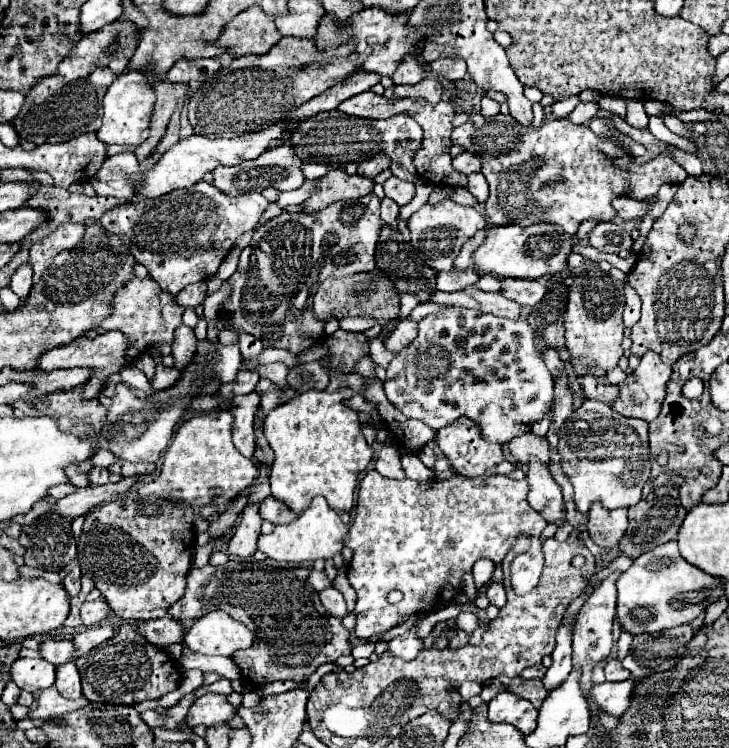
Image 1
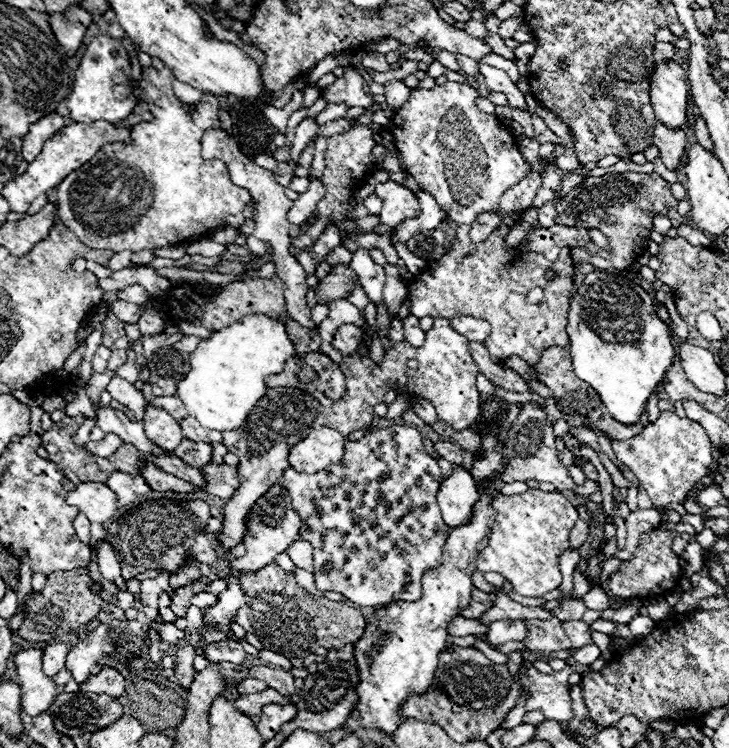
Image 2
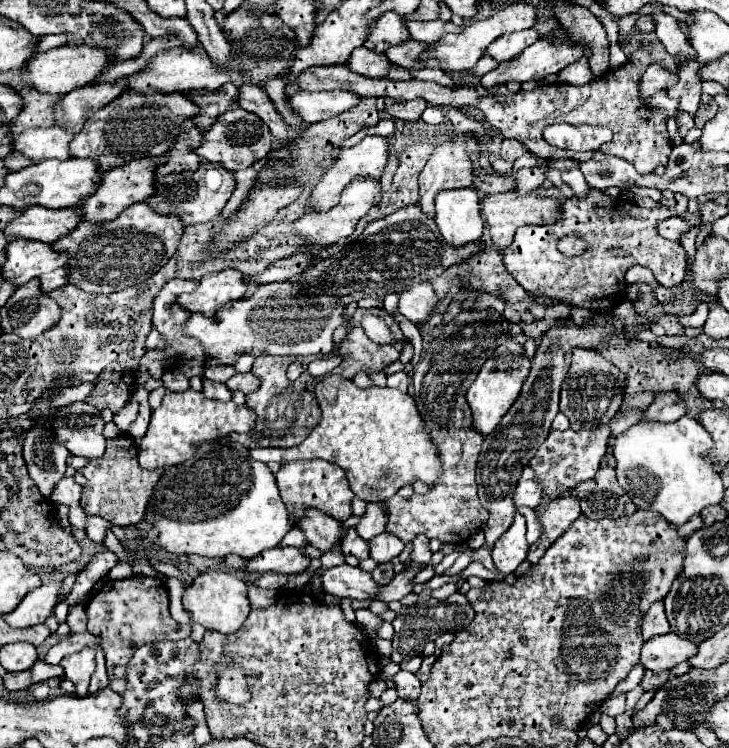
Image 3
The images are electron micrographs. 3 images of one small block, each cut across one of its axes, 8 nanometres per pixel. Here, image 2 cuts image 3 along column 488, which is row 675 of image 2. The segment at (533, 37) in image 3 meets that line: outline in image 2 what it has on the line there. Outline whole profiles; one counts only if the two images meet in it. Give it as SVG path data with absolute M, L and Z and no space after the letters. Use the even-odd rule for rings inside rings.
M52 644L44 650L42 666L44 666L44 674L48 674L48 678L56 676L64 668L64 660L66 660L68 650L70 648L66 644Z

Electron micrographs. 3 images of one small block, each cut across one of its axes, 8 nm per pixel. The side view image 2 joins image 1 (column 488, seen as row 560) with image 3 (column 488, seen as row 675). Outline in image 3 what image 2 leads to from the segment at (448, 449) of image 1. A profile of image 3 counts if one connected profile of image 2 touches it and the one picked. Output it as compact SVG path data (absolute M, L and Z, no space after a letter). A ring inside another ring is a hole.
M508 340L500 348L496 348L494 356L484 362L482 370L478 372L478 378L472 382L472 386L466 392L466 400L472 408L472 418L474 418L474 428L480 434L490 434L496 430L500 418L510 410L514 400L520 394L520 388L530 372L530 360L524 354L524 348L516 344L514 340Z

